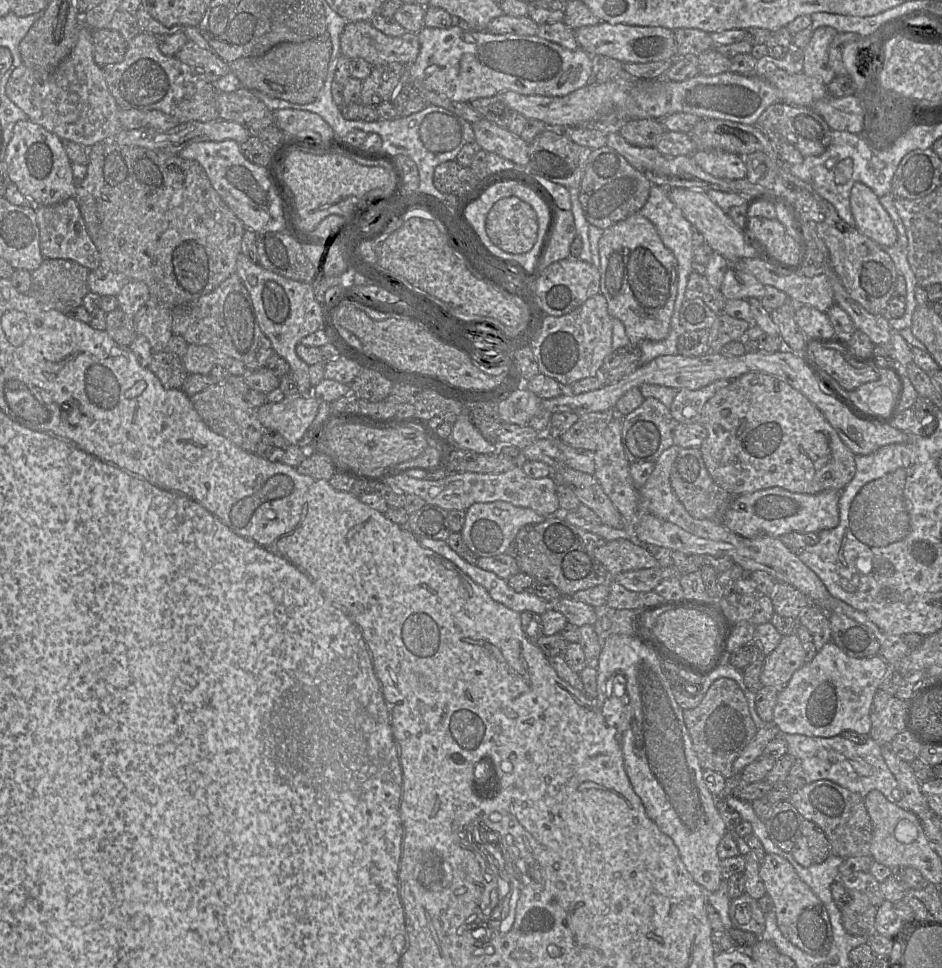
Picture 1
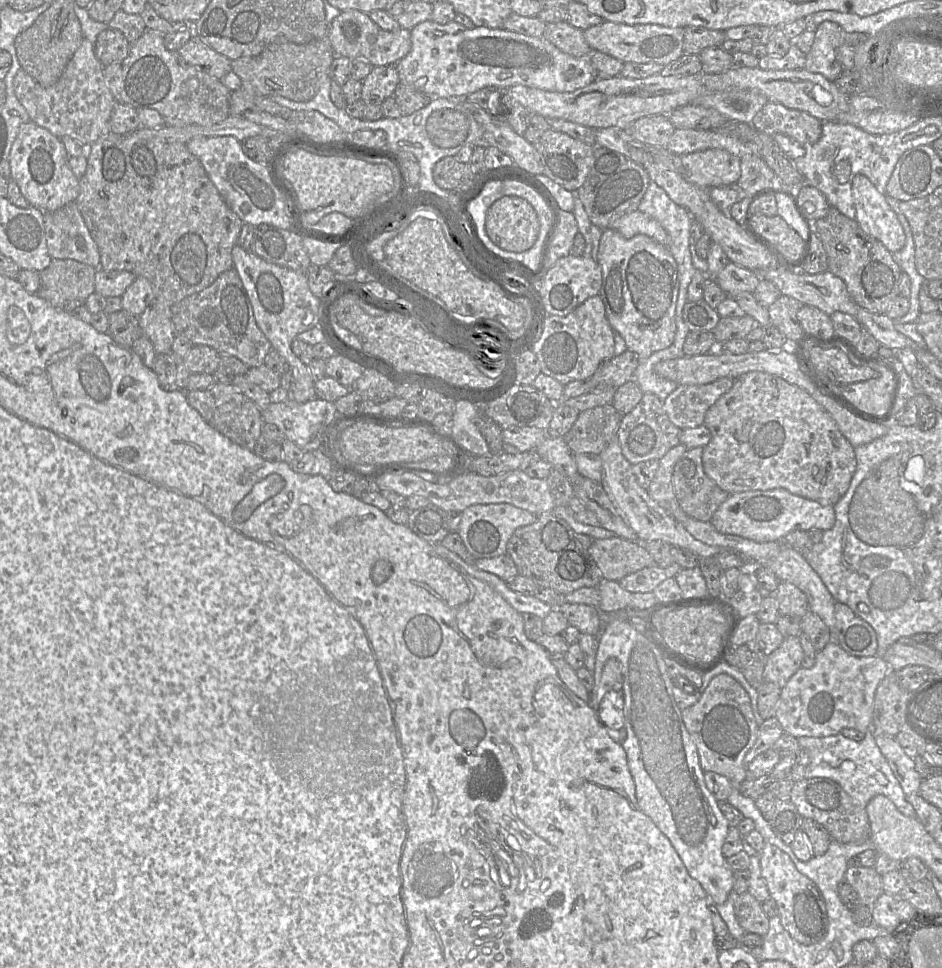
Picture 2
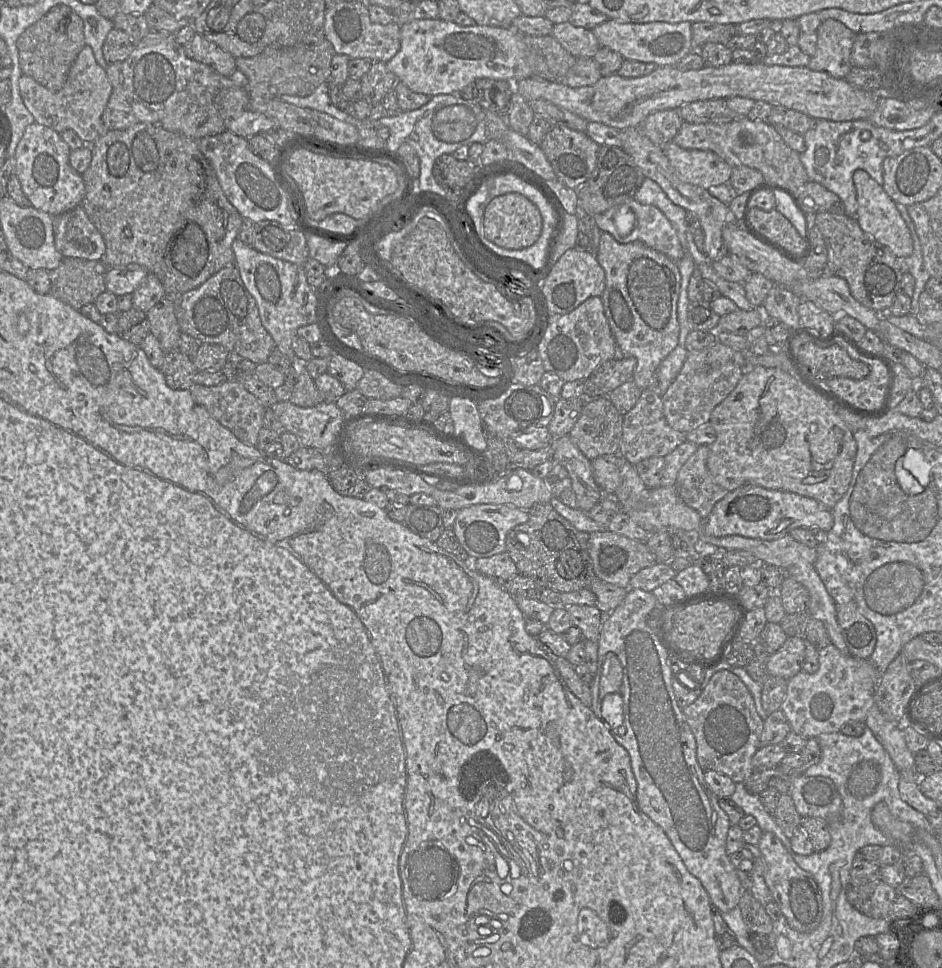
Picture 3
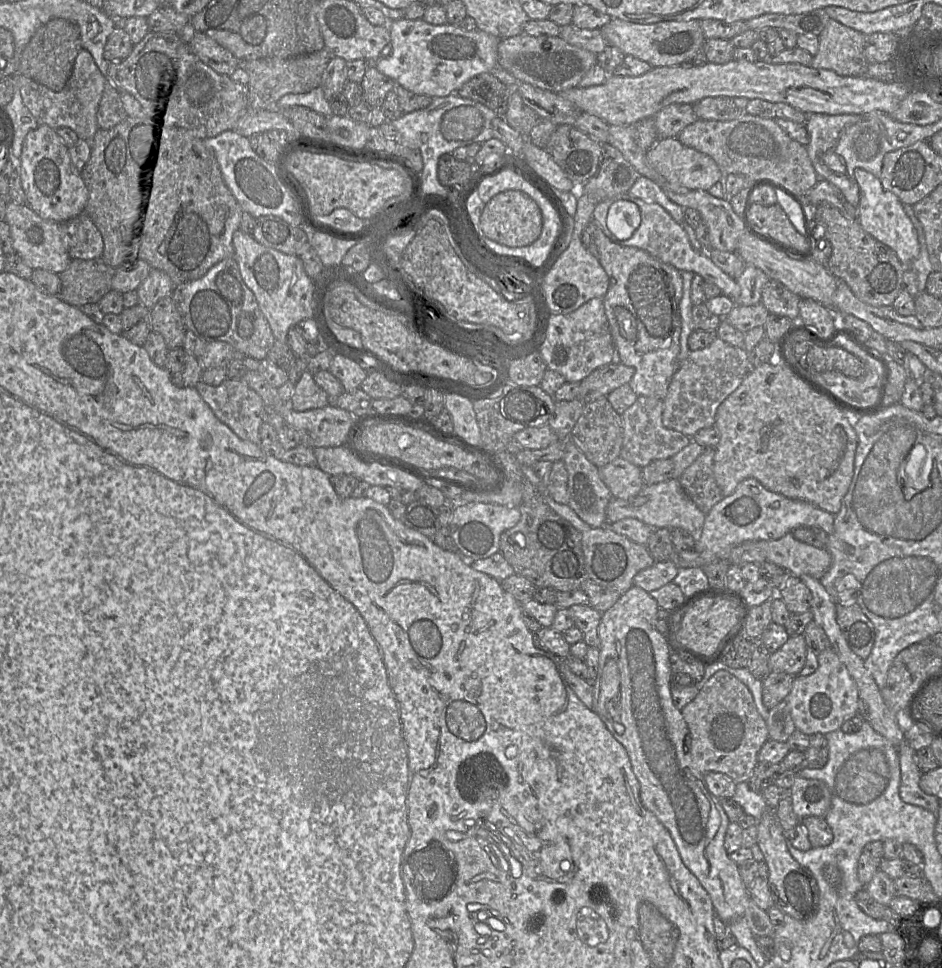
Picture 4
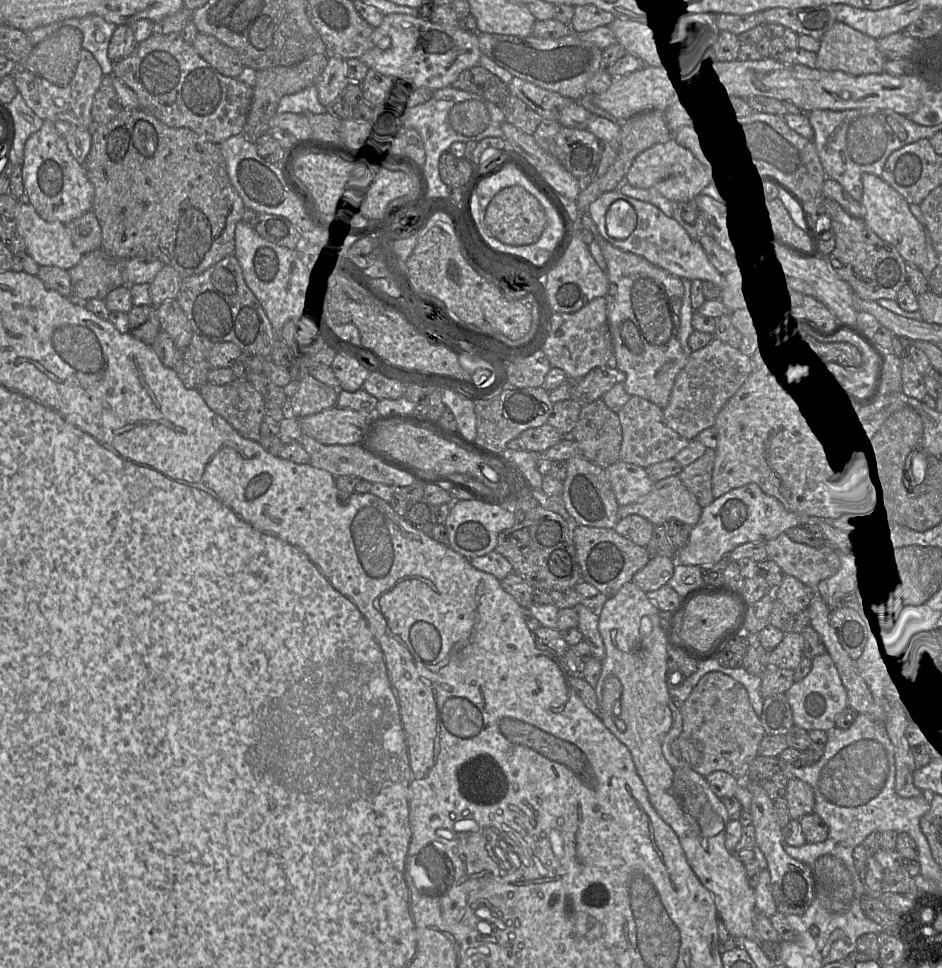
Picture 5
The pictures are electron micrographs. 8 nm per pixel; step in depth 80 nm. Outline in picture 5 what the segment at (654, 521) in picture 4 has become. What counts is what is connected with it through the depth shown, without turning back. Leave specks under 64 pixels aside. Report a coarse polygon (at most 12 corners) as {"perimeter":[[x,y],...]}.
{"perimeter":[[678,475],[654,483],[619,518],[694,526],[703,507]]}

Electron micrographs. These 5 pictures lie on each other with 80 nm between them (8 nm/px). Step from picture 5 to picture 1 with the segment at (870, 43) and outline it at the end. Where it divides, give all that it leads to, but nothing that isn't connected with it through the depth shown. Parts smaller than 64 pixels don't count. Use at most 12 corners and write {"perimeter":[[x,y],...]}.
{"perimeter":[[813,31],[803,49],[803,73],[825,85],[836,76],[829,46],[838,31]]}

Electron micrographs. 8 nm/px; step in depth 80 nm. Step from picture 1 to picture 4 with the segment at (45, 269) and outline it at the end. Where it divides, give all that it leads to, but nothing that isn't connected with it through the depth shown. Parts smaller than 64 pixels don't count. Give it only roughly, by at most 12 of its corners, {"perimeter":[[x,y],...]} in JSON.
{"perimeter":[[102,257],[72,259],[57,296],[81,307],[112,289]]}

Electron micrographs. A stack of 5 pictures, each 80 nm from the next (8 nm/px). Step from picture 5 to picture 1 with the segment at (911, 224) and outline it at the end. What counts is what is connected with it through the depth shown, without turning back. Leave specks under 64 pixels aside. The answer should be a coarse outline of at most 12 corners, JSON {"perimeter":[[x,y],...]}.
{"perimeter":[[855,182],[855,227],[880,246],[898,234],[879,197]]}

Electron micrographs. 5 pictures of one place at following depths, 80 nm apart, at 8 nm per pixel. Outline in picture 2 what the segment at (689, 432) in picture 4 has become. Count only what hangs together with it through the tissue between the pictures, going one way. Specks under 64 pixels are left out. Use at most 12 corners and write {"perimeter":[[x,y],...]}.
{"perimeter":[[721,377],[678,385],[664,410],[678,428],[704,425],[707,410],[733,386]]}

